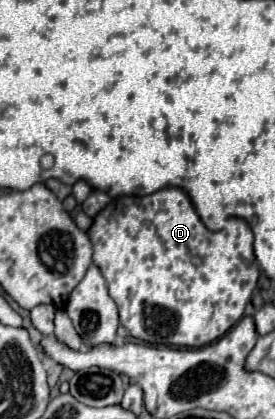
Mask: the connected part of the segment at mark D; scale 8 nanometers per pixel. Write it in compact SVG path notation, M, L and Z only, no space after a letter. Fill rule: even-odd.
M163 188L155 194L149 194L149 196L121 196L121 198L115 198L111 200L95 218L93 218L93 226L89 228L89 238L91 238L91 244L95 248L95 254L93 254L93 264L97 264L107 280L107 286L109 286L109 296L115 300L117 308L119 308L119 318L121 318L121 324L125 326L125 330L137 338L137 340L143 340L143 342L149 342L149 344L161 344L161 346L187 346L187 348L201 348L213 340L217 340L219 336L223 336L235 322L239 322L243 318L243 312L245 312L245 306L249 302L249 296L251 292L255 290L257 286L257 278L259 278L259 264L257 264L257 258L253 254L253 232L249 228L249 224L243 220L243 218L229 218L223 226L223 230L209 230L201 218L197 216L195 208L193 208L193 202L189 200L187 192L181 190L181 188ZM193 258L199 258L201 262L199 264L193 264Z

